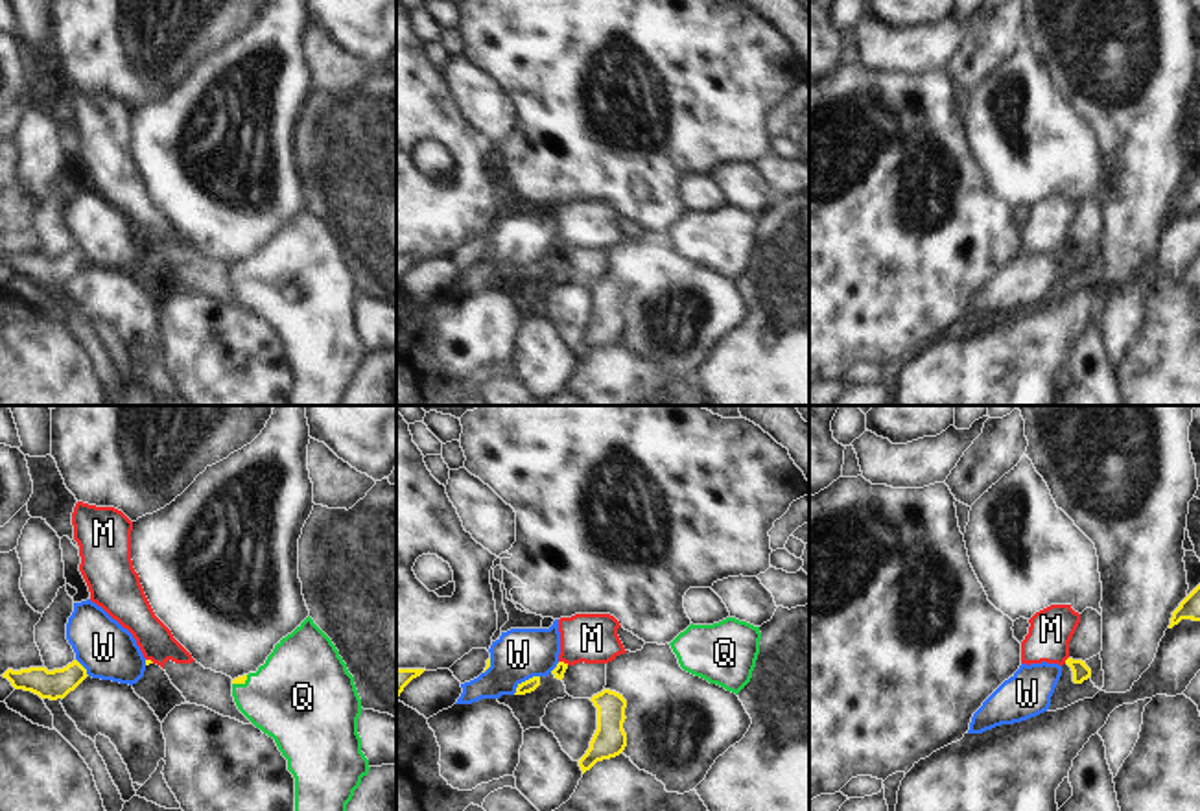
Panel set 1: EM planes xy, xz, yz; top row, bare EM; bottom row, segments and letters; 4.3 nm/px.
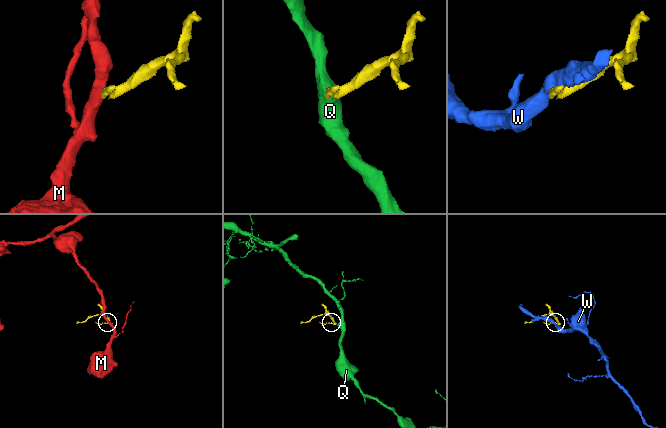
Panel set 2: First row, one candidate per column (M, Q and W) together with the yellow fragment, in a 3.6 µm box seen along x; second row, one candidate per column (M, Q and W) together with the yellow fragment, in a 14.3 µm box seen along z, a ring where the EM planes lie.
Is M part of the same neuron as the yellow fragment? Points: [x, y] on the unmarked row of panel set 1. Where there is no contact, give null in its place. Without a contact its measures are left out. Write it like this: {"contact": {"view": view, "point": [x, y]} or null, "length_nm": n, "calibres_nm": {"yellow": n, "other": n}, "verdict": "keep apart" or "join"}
{"contact": {"view": "yz", "point": [1066, 247]}, "length_nm": 40, "calibres_nm": {"yellow": 80, "other": 190}, "verdict": "keep apart"}

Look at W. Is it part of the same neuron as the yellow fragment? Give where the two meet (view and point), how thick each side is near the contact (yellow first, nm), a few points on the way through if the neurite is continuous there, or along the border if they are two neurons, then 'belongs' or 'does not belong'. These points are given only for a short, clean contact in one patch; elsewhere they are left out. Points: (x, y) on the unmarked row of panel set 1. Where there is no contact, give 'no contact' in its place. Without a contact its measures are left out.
xz (526, 268) | 60/220 nm | along xz (539, 262), (524, 268), (513, 281) | does not belong

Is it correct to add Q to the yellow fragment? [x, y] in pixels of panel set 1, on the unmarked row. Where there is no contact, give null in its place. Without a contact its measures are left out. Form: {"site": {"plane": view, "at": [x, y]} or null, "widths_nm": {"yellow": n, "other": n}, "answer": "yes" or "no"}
{"site": {"plane": "xy", "at": [240, 270]}, "widths_nm": {"yellow": 30, "other": 400}, "answer": "yes"}

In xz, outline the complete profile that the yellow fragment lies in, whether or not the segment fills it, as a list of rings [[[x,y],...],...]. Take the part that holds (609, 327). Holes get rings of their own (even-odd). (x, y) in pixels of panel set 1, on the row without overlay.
[[[603,276],[590,288],[597,295],[597,317],[590,328],[590,335],[579,347],[582,361],[597,348],[619,343],[627,334],[627,321],[623,317],[627,288],[623,282]]]

